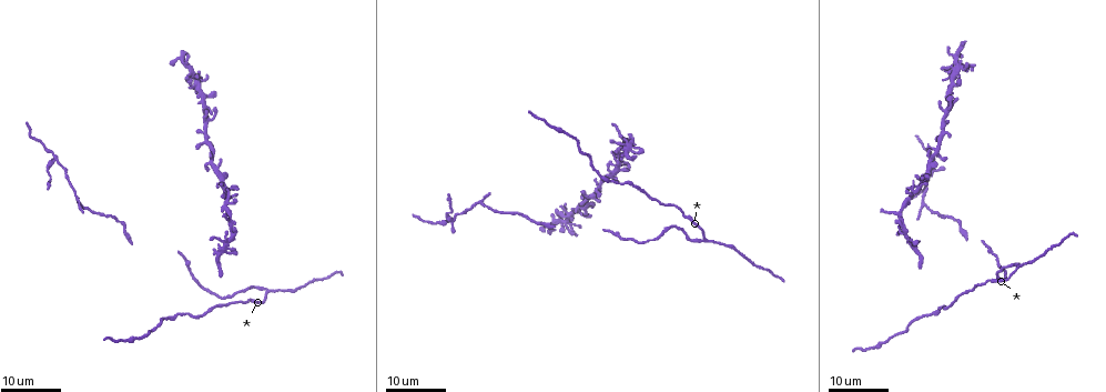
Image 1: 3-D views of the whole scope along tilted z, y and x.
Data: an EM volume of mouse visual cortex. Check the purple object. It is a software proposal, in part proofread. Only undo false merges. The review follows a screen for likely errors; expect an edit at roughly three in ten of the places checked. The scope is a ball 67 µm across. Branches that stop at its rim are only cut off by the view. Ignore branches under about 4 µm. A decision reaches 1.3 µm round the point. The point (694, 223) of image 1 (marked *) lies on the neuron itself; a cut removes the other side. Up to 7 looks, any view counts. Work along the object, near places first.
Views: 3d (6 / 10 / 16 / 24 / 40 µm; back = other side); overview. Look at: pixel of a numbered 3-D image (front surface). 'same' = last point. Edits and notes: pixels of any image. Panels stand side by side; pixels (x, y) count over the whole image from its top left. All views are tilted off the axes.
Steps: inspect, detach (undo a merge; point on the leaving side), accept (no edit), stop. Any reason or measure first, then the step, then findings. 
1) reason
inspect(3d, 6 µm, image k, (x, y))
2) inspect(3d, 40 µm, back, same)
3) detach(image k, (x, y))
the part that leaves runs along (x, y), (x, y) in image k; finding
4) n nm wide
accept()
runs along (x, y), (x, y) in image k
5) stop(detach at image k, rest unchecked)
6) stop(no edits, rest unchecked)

four arms meet
inspect(3d, 24 µm, image 1, (454, 220))

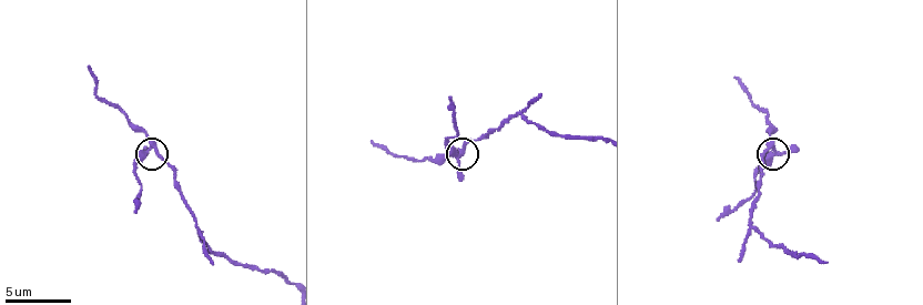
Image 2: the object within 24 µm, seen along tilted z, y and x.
inspect(3d, 6 µm, image 2, (148, 151))

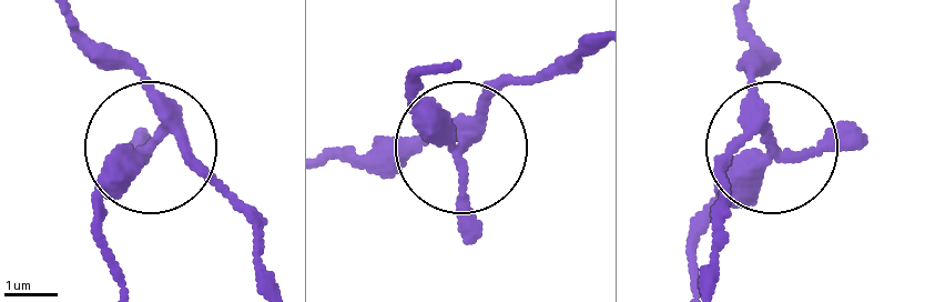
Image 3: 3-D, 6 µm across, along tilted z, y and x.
4 arms
detach(image 3, (115, 191))
two neurons meet here

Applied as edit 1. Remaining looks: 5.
inspect(overview)

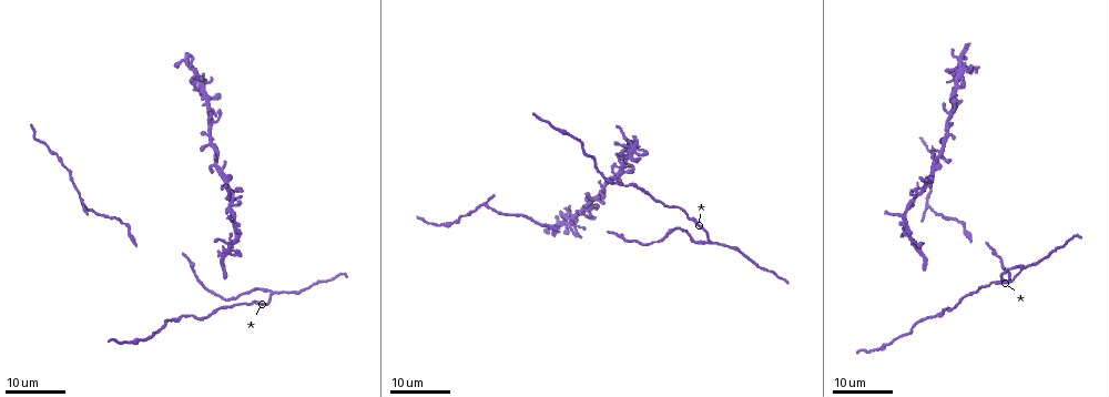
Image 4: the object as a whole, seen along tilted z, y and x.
narrows sharply
inspect(3d, 16 µm, image 4, (77, 194))

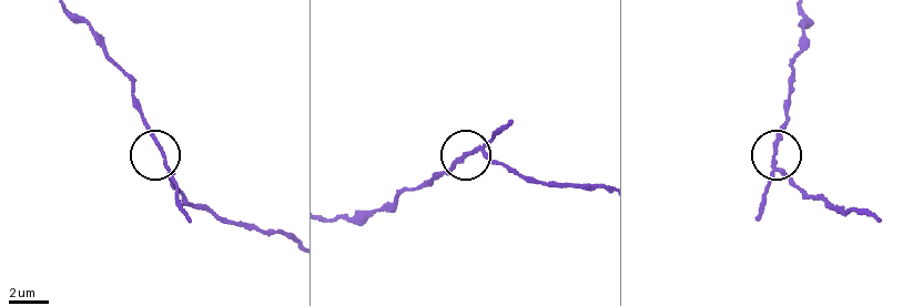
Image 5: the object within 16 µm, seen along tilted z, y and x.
inspect(3d, 6 µm, image 5, (470, 154))

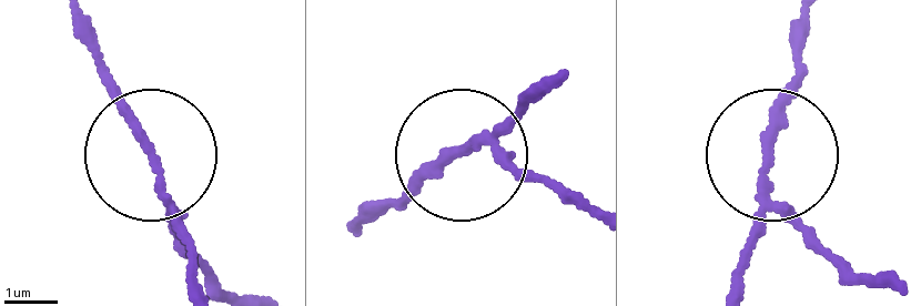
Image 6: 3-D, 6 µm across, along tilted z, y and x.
detach(image 6, (546, 177))
the part that leaves runs along (497, 143), (595, 216) in image 6; two neurons meet here

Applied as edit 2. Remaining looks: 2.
stop(detach at image 3, detach at image 6, rest unchecked)

